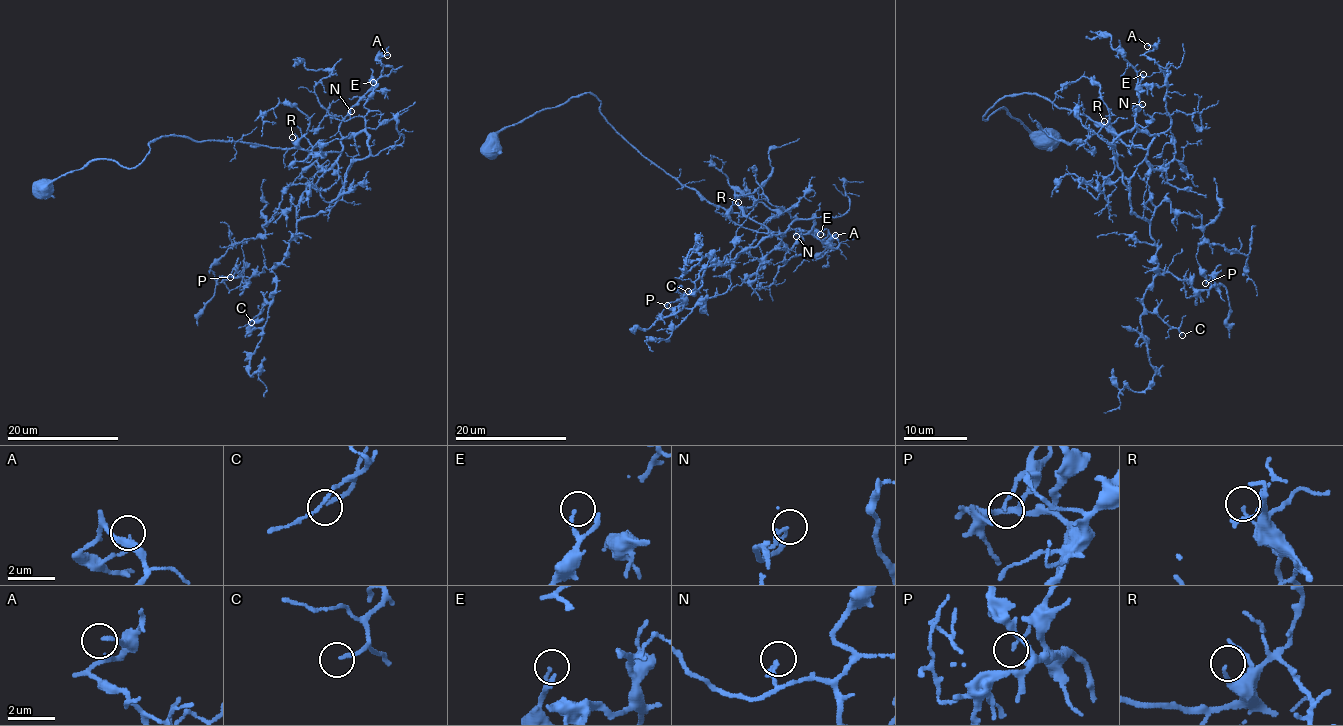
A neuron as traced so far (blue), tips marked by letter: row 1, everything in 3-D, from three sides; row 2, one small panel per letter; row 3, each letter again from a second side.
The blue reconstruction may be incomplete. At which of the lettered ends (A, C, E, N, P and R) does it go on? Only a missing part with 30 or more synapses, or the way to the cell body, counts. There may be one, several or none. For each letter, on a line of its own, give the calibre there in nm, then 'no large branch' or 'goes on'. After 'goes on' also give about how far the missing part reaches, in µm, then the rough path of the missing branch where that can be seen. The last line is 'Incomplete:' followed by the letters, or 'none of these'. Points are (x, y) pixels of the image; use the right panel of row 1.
A: 130 nm | no large branch
C: 160 nm | goes on | 15 µm | (1182, 335), (1202, 343), (1208, 350), (1223, 350), (1230, 358)
E: 120 nm | no large branch
N: 170 nm | no large branch
P: 130 nm | no large branch
R: 140 nm | no large branch
Incomplete: C

